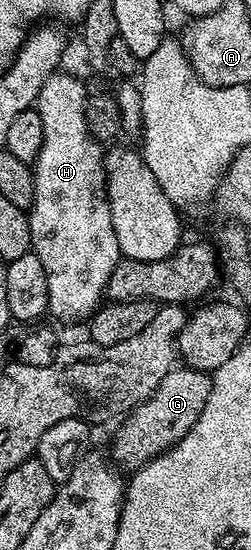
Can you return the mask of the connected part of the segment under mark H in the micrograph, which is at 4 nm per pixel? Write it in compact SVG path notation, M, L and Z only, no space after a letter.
M57 71L41 87L37 108L43 124L43 142L33 162L35 202L31 205L31 248L45 266L49 279L50 316L59 321L86 322L104 300L109 275L121 260L117 235L113 231L113 215L107 198L107 166L105 149L89 131L85 111L89 89L75 77Z

